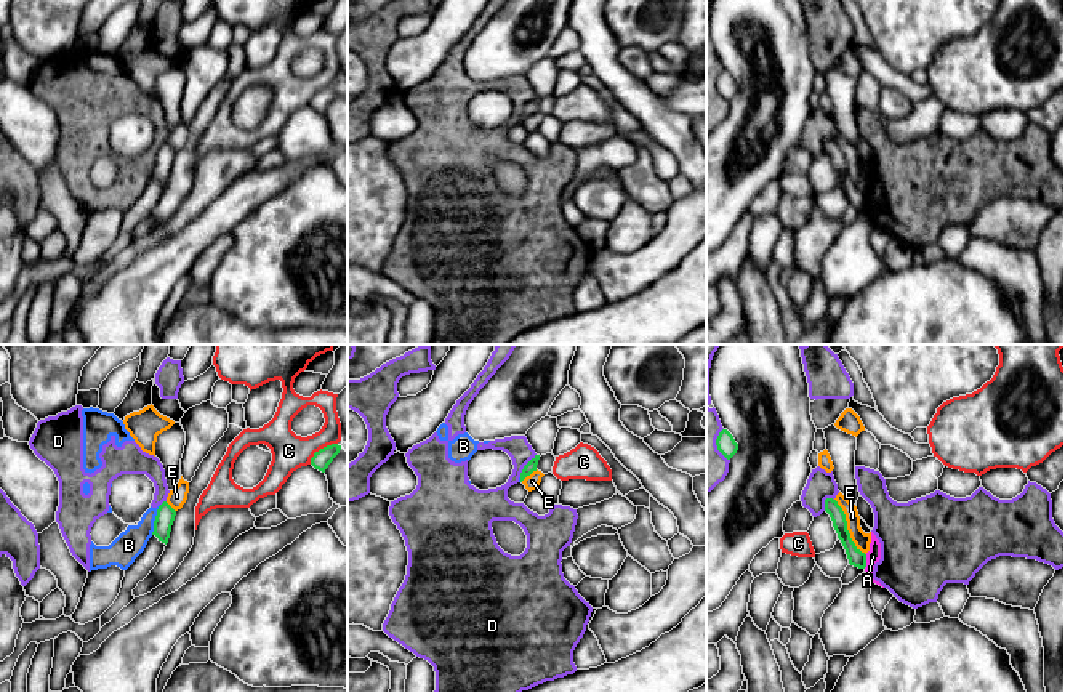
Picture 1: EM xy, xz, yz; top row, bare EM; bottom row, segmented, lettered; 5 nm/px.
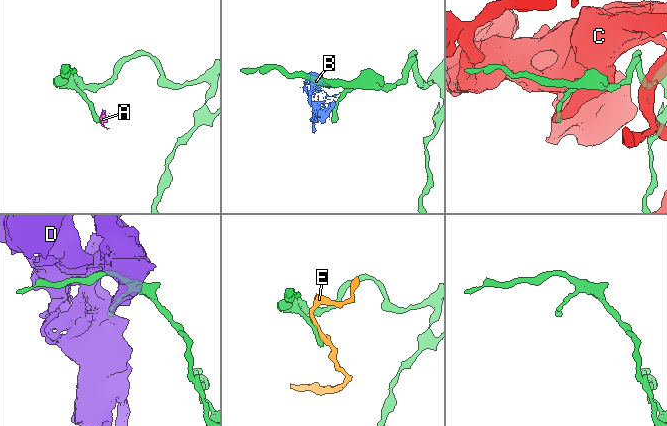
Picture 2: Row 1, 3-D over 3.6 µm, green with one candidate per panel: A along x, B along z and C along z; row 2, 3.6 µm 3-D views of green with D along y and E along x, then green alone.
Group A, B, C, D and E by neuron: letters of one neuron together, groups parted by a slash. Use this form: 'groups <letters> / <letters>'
groups A B D / C / E

